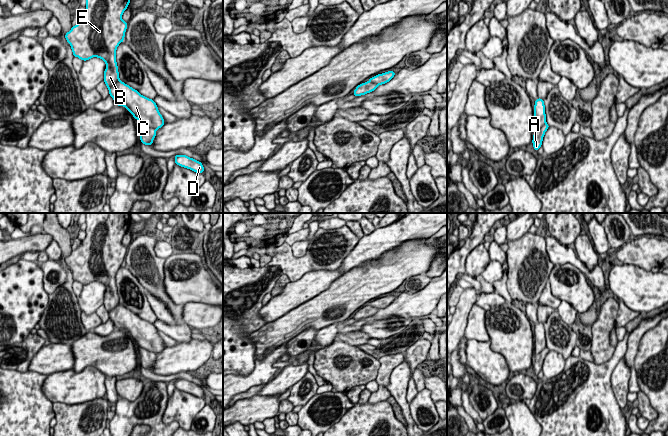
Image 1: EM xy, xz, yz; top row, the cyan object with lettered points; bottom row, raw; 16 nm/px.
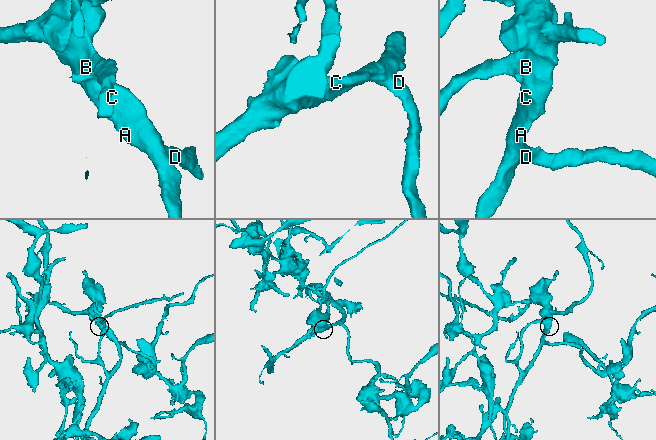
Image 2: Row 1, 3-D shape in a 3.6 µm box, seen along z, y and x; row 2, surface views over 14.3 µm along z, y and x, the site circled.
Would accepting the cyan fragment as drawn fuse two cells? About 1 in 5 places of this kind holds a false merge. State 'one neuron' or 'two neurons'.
one neuron

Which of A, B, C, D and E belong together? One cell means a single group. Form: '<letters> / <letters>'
A B C D E

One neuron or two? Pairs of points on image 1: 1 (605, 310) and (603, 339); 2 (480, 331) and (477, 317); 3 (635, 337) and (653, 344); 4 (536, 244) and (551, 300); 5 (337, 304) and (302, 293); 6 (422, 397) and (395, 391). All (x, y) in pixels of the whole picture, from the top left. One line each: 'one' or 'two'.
1: one
2: one
3: two
4: two
5: two
6: two

